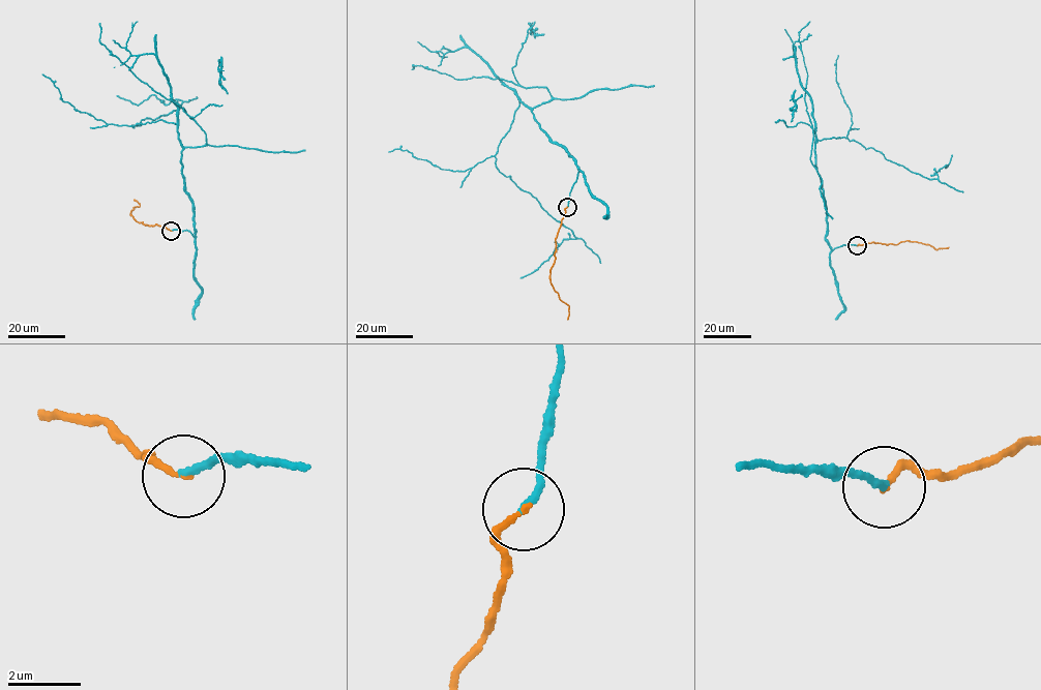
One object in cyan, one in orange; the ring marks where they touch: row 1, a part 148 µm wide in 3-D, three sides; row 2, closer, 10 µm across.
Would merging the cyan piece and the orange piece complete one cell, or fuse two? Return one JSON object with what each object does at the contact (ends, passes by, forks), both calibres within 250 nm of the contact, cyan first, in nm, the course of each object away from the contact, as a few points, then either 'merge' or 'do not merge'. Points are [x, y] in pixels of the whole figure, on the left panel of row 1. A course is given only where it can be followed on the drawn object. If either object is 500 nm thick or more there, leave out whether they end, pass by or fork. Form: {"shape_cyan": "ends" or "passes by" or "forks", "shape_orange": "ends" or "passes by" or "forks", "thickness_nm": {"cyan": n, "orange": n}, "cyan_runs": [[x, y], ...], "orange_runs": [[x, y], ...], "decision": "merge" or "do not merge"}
{"shape_cyan": "ends", "shape_orange": "ends", "thickness_nm": {"cyan": 200, "orange": 170}, "cyan_runs": [[171, 231], [195, 239], [176, 124], [130, 125], [182, 101], [152, 94], [137, 104], [116, 95]], "orange_runs": [[171, 231], [156, 223], [149, 226], [138, 222], [129, 214], [132, 208], [140, 205], [134, 199]], "decision": "merge"}

